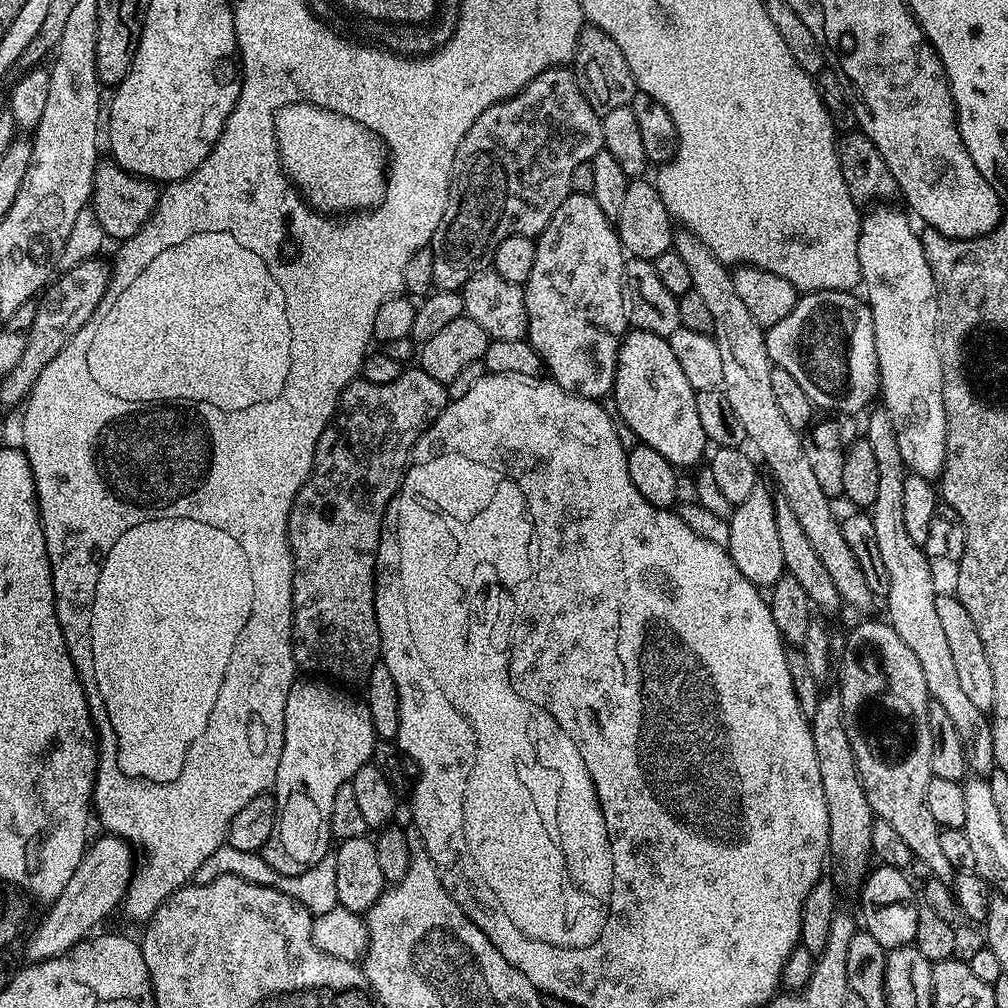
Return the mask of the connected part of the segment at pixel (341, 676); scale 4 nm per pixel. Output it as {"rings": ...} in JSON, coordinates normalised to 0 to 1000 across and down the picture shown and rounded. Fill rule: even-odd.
{"rings":[[[416,363],[402,364],[401,369],[395,375],[391,375],[391,379],[382,381],[354,375],[343,382],[341,388],[337,390],[337,400],[333,402],[329,418],[323,423],[323,427],[319,427],[319,435],[315,435],[310,469],[296,486],[286,515],[286,542],[290,549],[290,648],[294,654],[295,664],[302,666],[303,663],[306,666],[303,668],[324,673],[338,680],[360,680],[367,665],[378,654],[377,626],[373,612],[373,547],[377,541],[377,523],[381,521],[381,509],[388,502],[389,495],[393,493],[393,487],[397,485],[397,477],[407,459],[410,442],[417,437],[417,432],[435,416],[444,398],[442,382],[427,375],[427,371],[420,369]]]}

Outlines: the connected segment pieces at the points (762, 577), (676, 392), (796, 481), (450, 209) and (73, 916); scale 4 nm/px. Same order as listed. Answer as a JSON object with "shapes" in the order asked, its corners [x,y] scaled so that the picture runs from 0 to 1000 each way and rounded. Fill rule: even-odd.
{"shapes":[[[[752,478],[748,486],[740,493],[740,498],[729,501],[725,505],[723,522],[723,540],[721,542],[724,554],[732,565],[744,578],[751,581],[765,581],[770,574],[779,570],[780,564],[776,554],[776,542],[772,538],[772,518],[768,518],[770,496],[758,485],[758,480]]],[[[624,328],[620,332],[618,339],[613,347],[613,359],[611,360],[611,374],[609,375],[609,383],[606,392],[609,396],[609,402],[613,407],[613,411],[620,417],[621,422],[625,423],[632,438],[641,442],[649,442],[649,446],[653,446],[653,450],[657,450],[657,454],[661,454],[661,458],[665,458],[673,466],[687,466],[691,463],[698,455],[698,443],[703,443],[704,438],[700,435],[700,427],[696,427],[696,418],[692,416],[692,403],[690,402],[691,386],[685,383],[685,379],[681,379],[681,371],[677,371],[677,363],[673,363],[673,355],[669,355],[669,347],[665,347],[662,336],[653,331],[645,331],[644,329]]],[[[675,228],[667,235],[667,246],[677,255],[685,271],[685,280],[688,287],[695,294],[698,303],[702,305],[708,315],[706,333],[712,343],[712,351],[716,351],[716,388],[720,399],[724,399],[732,419],[736,419],[736,427],[741,439],[743,441],[746,439],[754,447],[755,453],[753,452],[753,455],[756,460],[756,455],[758,455],[763,470],[770,475],[771,480],[774,482],[774,490],[777,495],[784,498],[784,506],[788,506],[788,511],[792,513],[792,519],[795,520],[796,526],[800,526],[800,534],[804,534],[812,554],[815,554],[815,559],[823,568],[823,573],[827,573],[827,581],[831,581],[831,589],[834,591],[836,598],[838,600],[846,599],[849,603],[863,602],[867,598],[865,586],[863,581],[859,581],[859,573],[855,573],[855,565],[851,565],[847,546],[843,546],[843,542],[839,542],[839,534],[835,534],[833,516],[831,512],[825,509],[826,497],[817,489],[815,482],[812,482],[812,474],[808,470],[808,465],[804,463],[804,454],[800,454],[795,430],[786,425],[784,419],[780,419],[780,414],[776,412],[776,406],[772,404],[772,399],[768,396],[768,387],[764,383],[764,367],[768,362],[760,347],[759,326],[754,325],[752,319],[748,319],[744,308],[740,308],[740,304],[732,292],[732,287],[728,284],[728,276],[723,263],[717,262],[712,256],[708,256],[704,244],[700,244],[700,240],[696,240],[696,236],[692,236],[688,230]]],[[[563,65],[547,67],[534,73],[517,91],[511,91],[504,99],[486,105],[486,109],[478,109],[478,113],[474,113],[474,121],[470,121],[470,125],[466,125],[462,137],[458,137],[458,141],[454,145],[454,153],[450,153],[448,176],[444,182],[442,208],[438,212],[438,220],[435,220],[435,228],[431,228],[429,233],[427,245],[430,250],[430,280],[432,285],[437,288],[459,287],[460,281],[466,276],[470,276],[470,272],[481,269],[487,263],[494,240],[507,234],[526,234],[529,236],[535,234],[536,229],[546,220],[546,216],[550,216],[550,208],[554,208],[554,204],[558,204],[560,197],[567,190],[568,170],[577,162],[586,160],[589,153],[593,153],[598,146],[596,112],[590,111],[585,105],[585,101],[581,101],[581,97],[571,80],[571,72]]],[[[110,827],[100,828],[100,833],[92,832],[83,842],[83,850],[73,863],[69,875],[58,887],[58,891],[47,898],[48,906],[40,913],[40,918],[32,925],[24,944],[29,953],[49,952],[68,944],[74,937],[80,937],[96,924],[95,921],[117,898],[127,884],[131,873],[133,842],[126,833]]]]}

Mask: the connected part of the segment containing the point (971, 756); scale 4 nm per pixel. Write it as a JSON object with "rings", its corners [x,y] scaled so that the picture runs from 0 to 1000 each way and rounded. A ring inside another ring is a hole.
{"rings":[[[870,407],[861,417],[859,430],[864,445],[867,448],[868,461],[871,466],[871,490],[863,503],[863,511],[867,518],[867,534],[871,537],[871,550],[879,562],[879,569],[883,573],[881,590],[880,618],[903,641],[903,645],[911,652],[915,660],[915,670],[919,673],[919,685],[924,693],[930,694],[938,704],[942,716],[946,716],[946,724],[950,724],[950,732],[954,736],[956,751],[961,763],[967,769],[979,771],[988,762],[986,752],[986,732],[981,707],[970,704],[962,692],[954,685],[950,674],[938,628],[931,614],[927,597],[931,590],[929,579],[925,576],[926,557],[922,556],[916,543],[903,534],[899,527],[899,518],[895,511],[895,478],[899,465],[895,458],[895,450],[891,450],[891,438],[887,435],[887,423],[881,410]]]}

